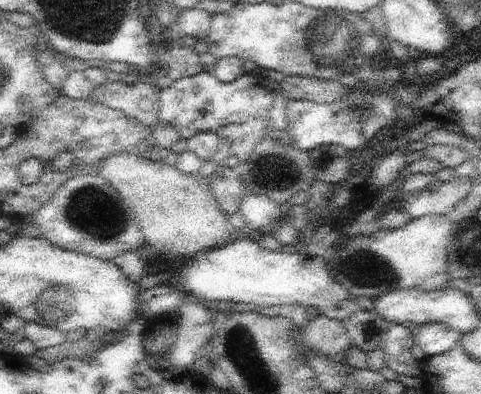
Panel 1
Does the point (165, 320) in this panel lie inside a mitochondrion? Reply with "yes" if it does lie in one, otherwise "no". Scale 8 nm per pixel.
no

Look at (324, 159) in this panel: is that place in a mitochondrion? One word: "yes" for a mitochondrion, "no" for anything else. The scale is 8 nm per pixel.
no

